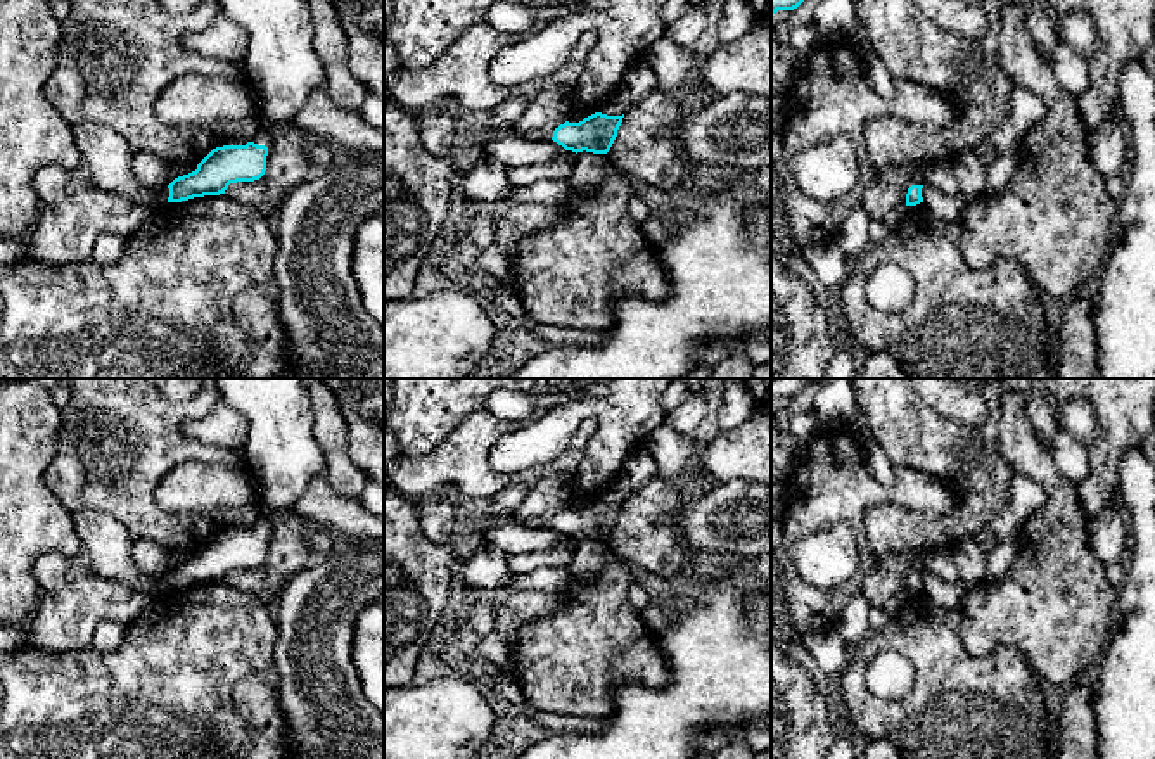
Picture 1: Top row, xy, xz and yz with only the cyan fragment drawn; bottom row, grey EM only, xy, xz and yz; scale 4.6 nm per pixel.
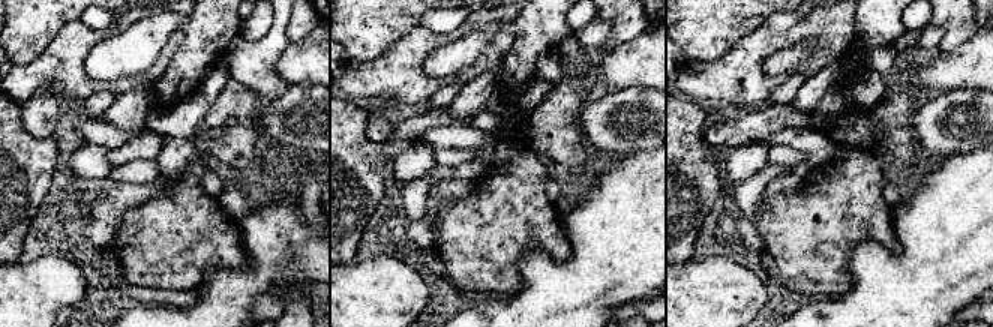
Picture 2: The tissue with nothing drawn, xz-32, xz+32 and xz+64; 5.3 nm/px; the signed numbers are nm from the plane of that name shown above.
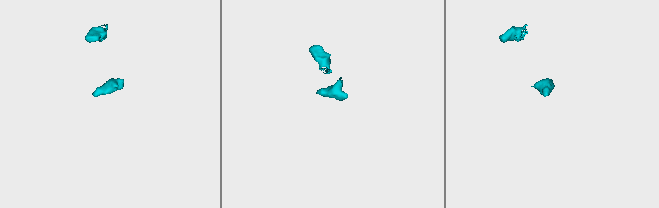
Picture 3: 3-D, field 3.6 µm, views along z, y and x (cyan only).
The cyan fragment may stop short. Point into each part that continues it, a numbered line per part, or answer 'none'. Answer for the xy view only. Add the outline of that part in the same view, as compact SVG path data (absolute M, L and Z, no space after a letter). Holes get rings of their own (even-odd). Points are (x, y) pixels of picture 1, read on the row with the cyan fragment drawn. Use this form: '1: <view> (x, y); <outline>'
1: xy (284, 70); M218 0L223 16L247 31L247 78L259 100L254 144L268 147L270 130L290 121L320 86L327 88L327 73L313 47L313 22L308 0Z

